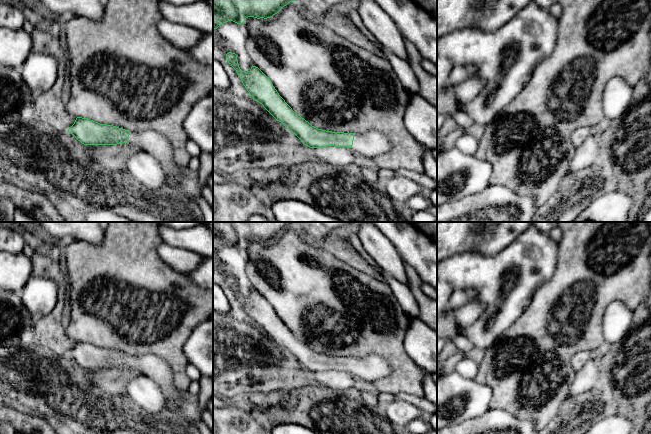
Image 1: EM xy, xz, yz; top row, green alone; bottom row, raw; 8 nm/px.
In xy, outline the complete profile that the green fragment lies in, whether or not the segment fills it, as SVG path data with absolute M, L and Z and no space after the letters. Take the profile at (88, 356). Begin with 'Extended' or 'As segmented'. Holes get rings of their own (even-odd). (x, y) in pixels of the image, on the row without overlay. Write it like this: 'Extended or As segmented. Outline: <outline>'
Extended. Outline: M77 341L68 356L84 369L129 367L153 379L161 387L168 400L180 398L186 393L174 386L173 371L170 365L164 359L152 354L134 357L113 349L100 348L88 342Z

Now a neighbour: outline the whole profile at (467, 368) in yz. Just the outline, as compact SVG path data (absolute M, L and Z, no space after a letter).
M465 357L456 364L454 371L466 379L474 379L478 373L478 364Z

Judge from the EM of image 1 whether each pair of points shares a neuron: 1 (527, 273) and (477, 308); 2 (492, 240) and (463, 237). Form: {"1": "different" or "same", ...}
{"1": "different", "2": "same"}

